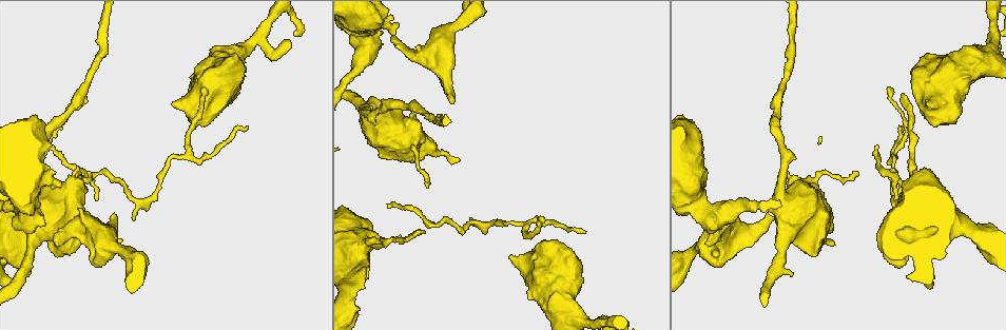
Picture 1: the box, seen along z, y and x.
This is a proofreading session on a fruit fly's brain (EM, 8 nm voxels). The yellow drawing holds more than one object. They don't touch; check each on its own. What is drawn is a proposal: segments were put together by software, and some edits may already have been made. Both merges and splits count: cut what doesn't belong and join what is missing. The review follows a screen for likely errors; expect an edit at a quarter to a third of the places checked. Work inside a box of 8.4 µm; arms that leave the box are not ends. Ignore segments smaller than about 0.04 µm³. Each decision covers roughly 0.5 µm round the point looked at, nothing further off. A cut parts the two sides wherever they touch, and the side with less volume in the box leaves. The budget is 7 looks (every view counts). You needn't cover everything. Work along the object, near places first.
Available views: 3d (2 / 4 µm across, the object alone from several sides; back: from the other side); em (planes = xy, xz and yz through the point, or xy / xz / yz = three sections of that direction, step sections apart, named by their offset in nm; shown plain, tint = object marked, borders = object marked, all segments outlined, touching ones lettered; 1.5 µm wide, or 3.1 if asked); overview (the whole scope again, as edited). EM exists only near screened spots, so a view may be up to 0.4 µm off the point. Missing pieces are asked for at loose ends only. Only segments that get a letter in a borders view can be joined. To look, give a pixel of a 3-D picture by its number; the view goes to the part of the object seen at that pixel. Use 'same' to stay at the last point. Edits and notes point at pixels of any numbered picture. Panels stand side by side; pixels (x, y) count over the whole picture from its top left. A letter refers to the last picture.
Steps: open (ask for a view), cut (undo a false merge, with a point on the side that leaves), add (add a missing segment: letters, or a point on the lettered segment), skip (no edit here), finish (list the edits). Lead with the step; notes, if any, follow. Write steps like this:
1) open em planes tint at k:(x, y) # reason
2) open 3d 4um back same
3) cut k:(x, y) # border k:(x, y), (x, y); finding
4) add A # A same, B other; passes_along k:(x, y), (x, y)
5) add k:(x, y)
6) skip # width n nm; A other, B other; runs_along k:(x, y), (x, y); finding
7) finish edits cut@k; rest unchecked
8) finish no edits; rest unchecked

open em planes borders at 1:(173, 102) # thick end

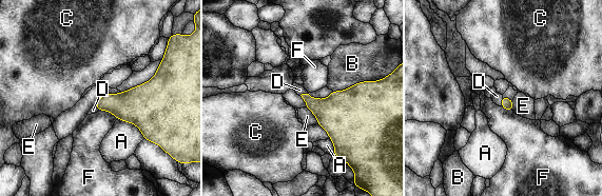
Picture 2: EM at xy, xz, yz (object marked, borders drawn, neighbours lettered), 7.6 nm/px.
add D # longest_contact B 340 nm; A other, B other, C other, D same, E other, F other; it goes on there

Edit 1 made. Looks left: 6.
open overview # redraw

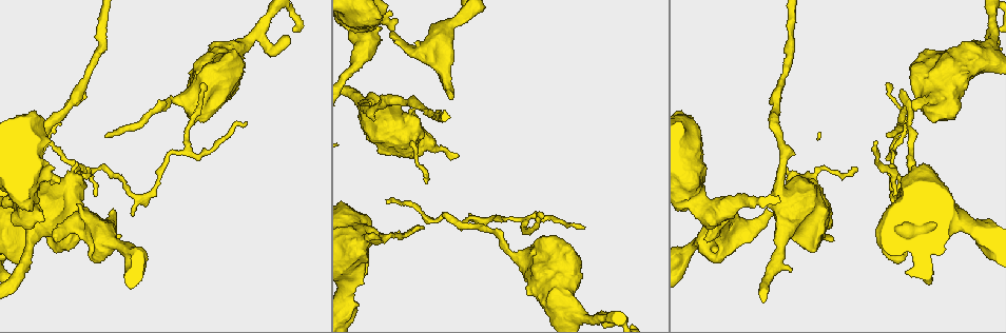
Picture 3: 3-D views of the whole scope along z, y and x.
open em planes borders at 3:(111, 210) # an open end

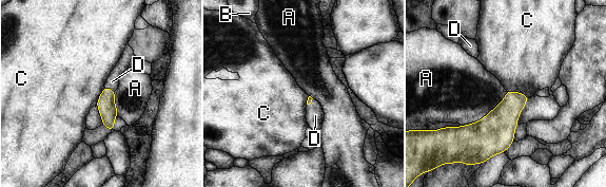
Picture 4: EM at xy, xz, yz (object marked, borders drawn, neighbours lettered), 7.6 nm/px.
add D # longest_contact A 360 nm; A other, B other, C other, D same; the cell continues

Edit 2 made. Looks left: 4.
open overview

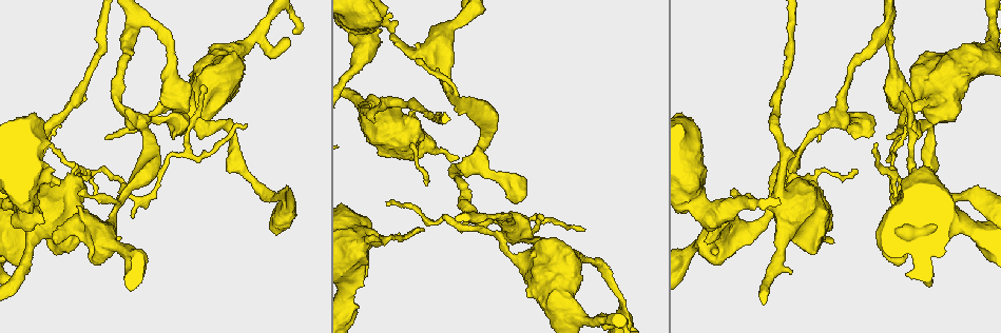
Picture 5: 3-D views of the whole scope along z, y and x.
open 3d 4um at 5:(362, 244) # calibre changes

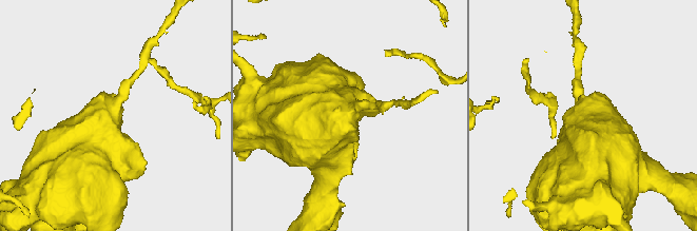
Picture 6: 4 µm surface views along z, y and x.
open em xz step 4 tint at 6:(347, 113)

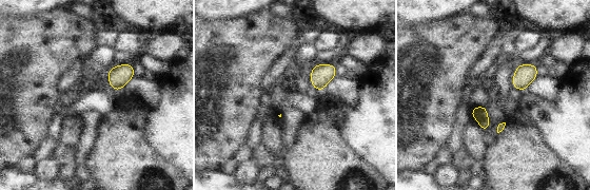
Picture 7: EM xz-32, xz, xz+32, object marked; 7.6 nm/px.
open em planes borders same # another direction

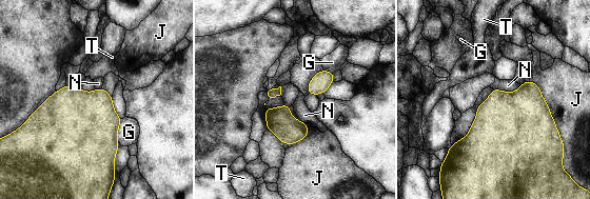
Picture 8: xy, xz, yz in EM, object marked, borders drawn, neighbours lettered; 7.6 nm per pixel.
skip # width 650 nm; longest_contact J 700 nm; G other, J other, N other, T other; one cell here

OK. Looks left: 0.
finish edits add@2, add@4; rest unchecked

